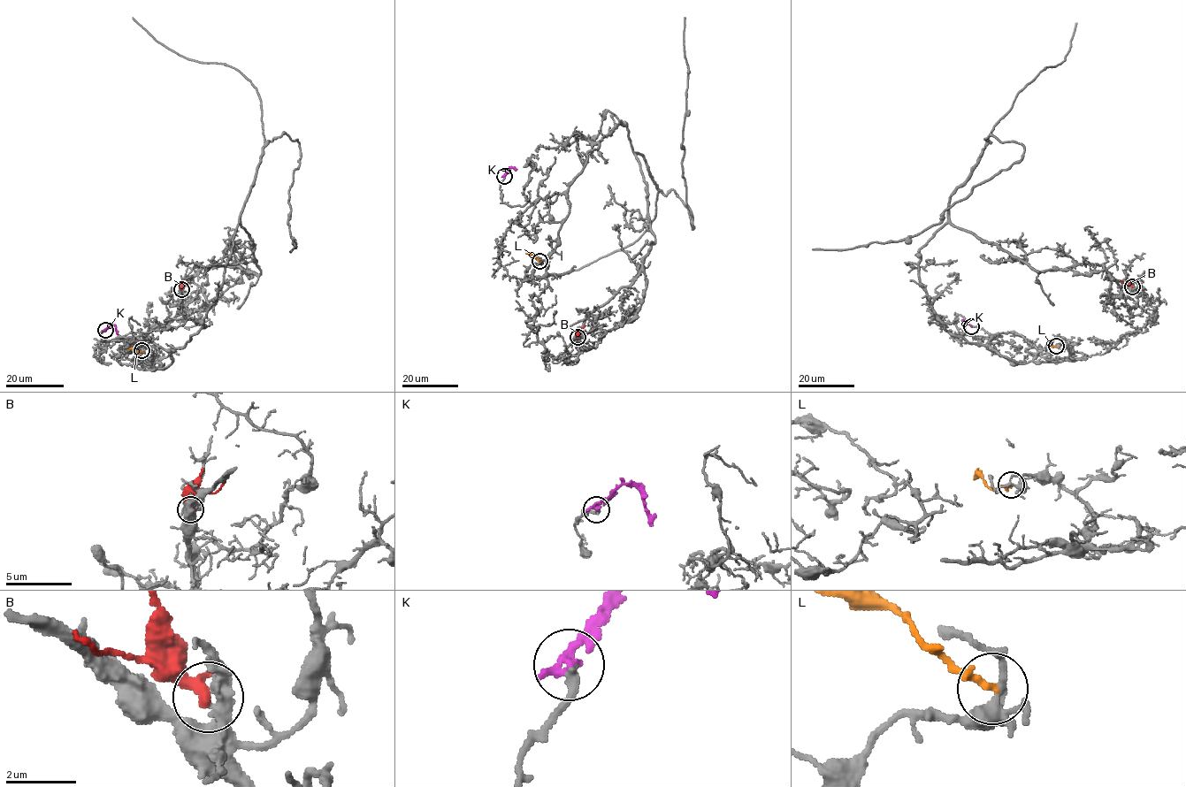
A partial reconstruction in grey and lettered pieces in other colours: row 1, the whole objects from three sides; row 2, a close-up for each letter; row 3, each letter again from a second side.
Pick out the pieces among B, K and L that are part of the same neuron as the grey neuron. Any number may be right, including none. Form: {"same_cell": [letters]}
{"same_cell": []}

